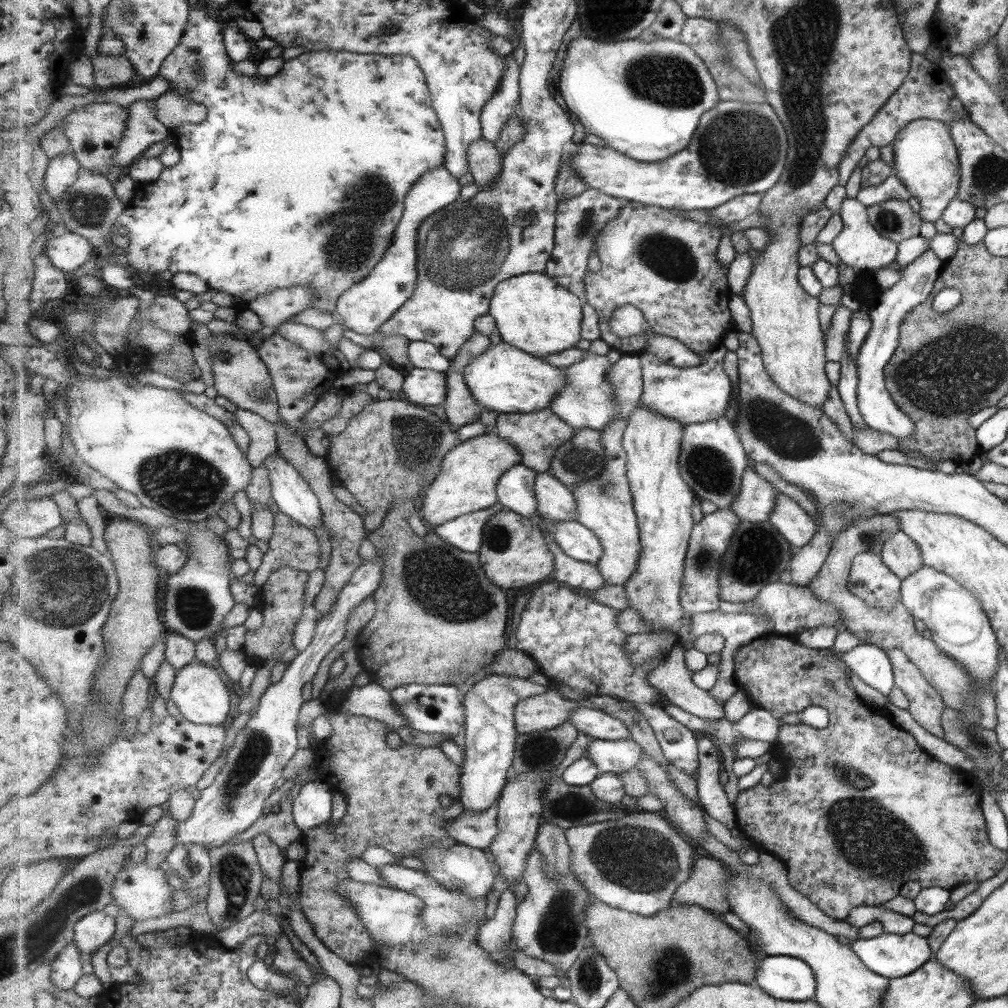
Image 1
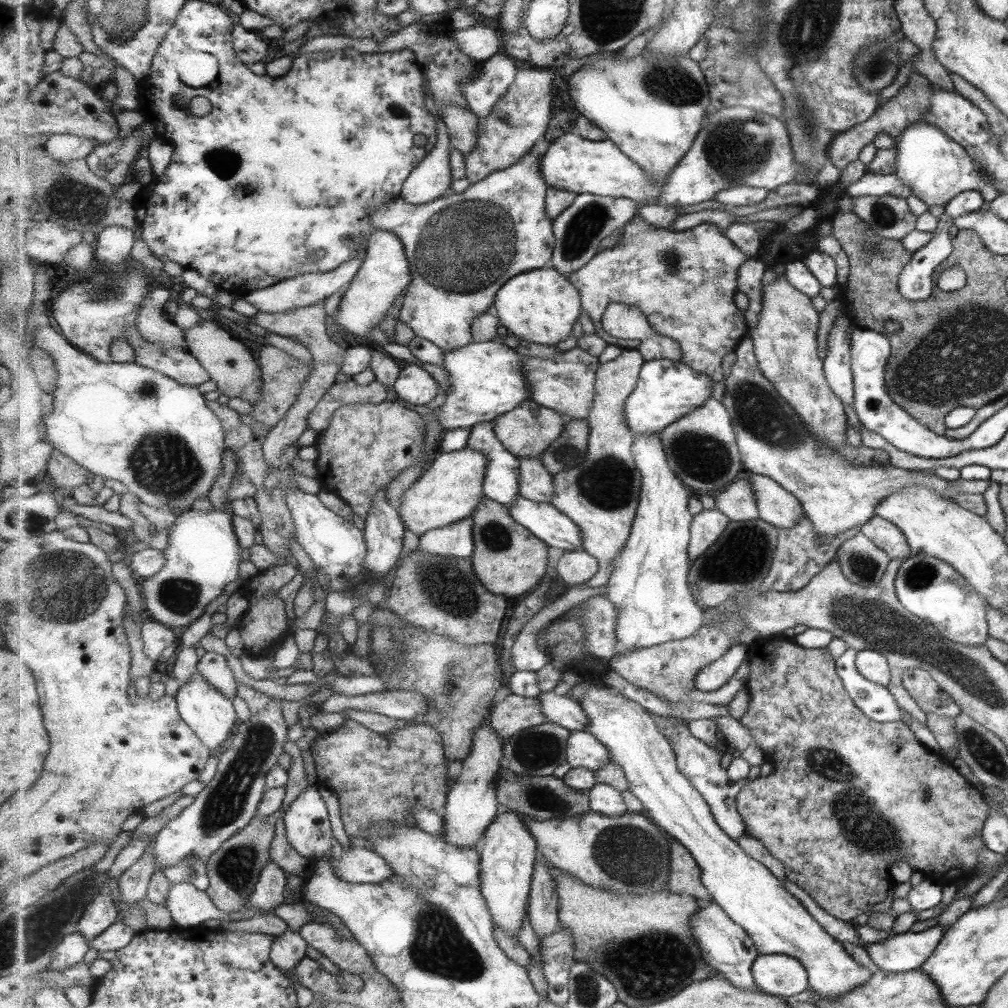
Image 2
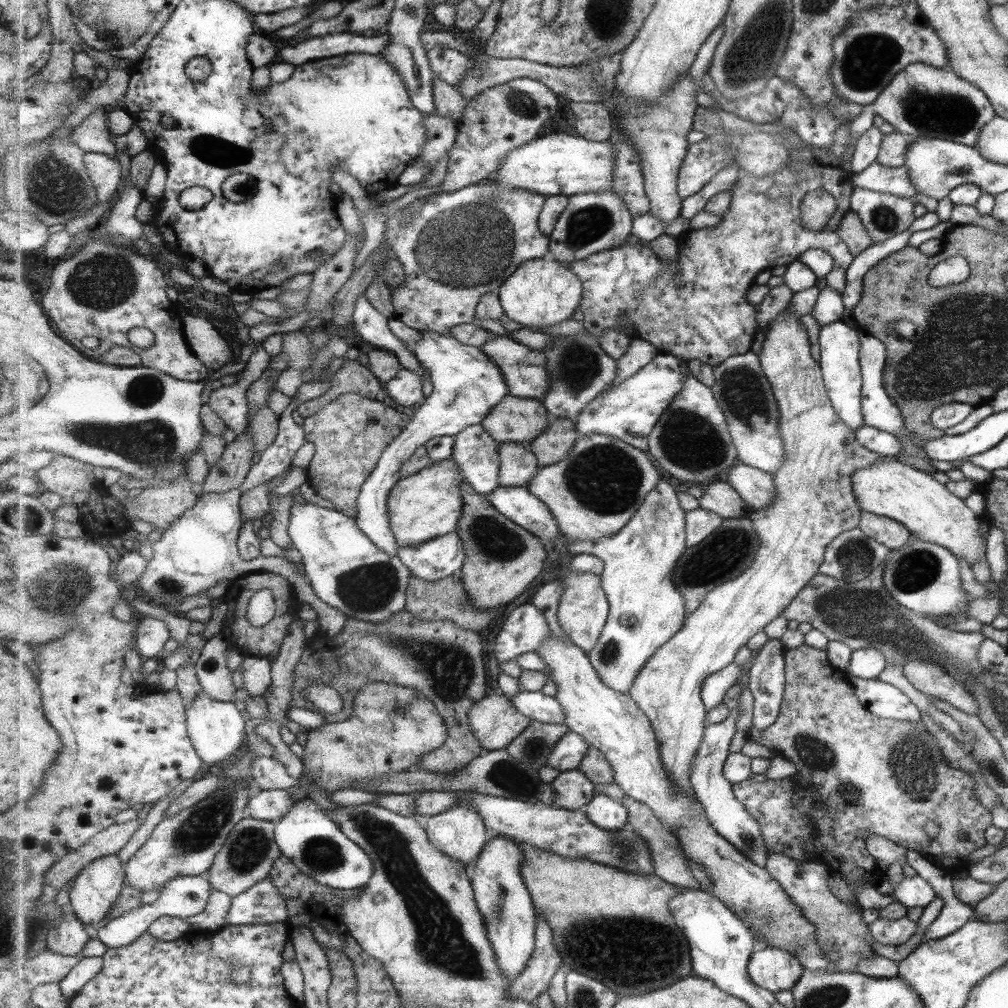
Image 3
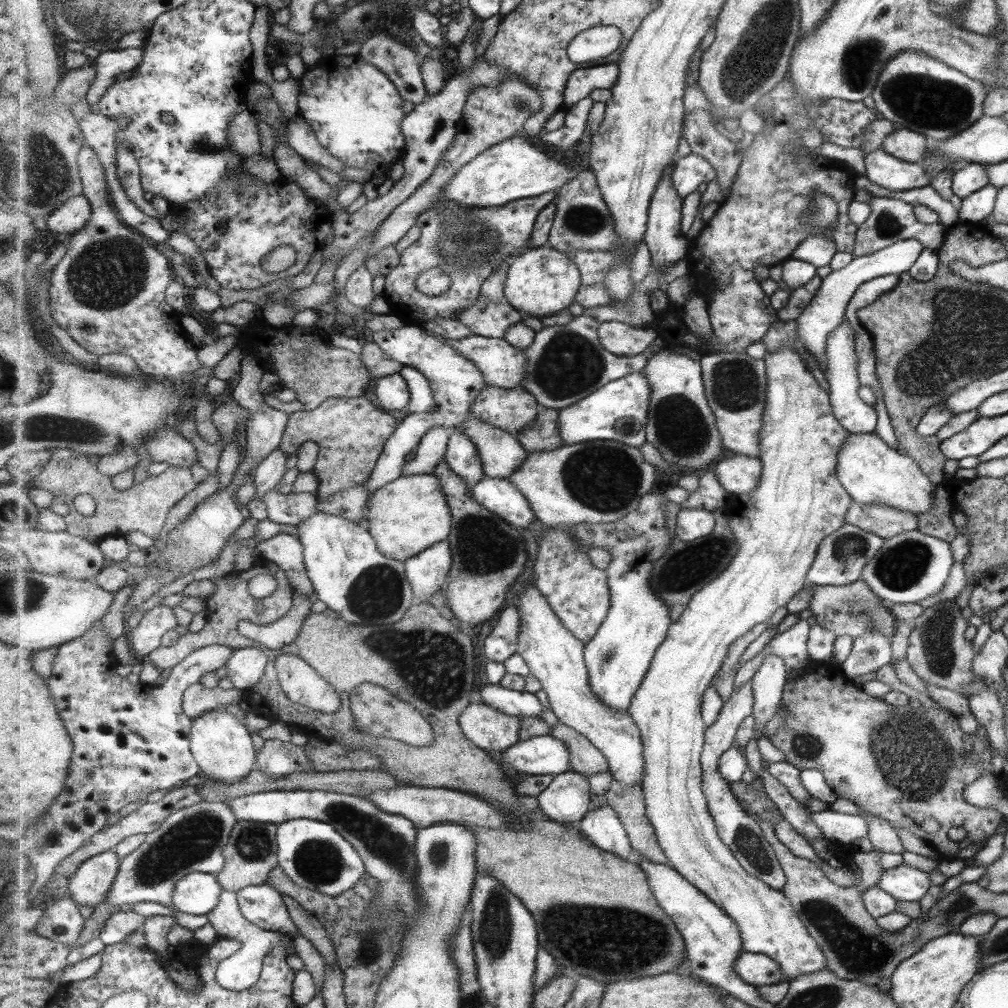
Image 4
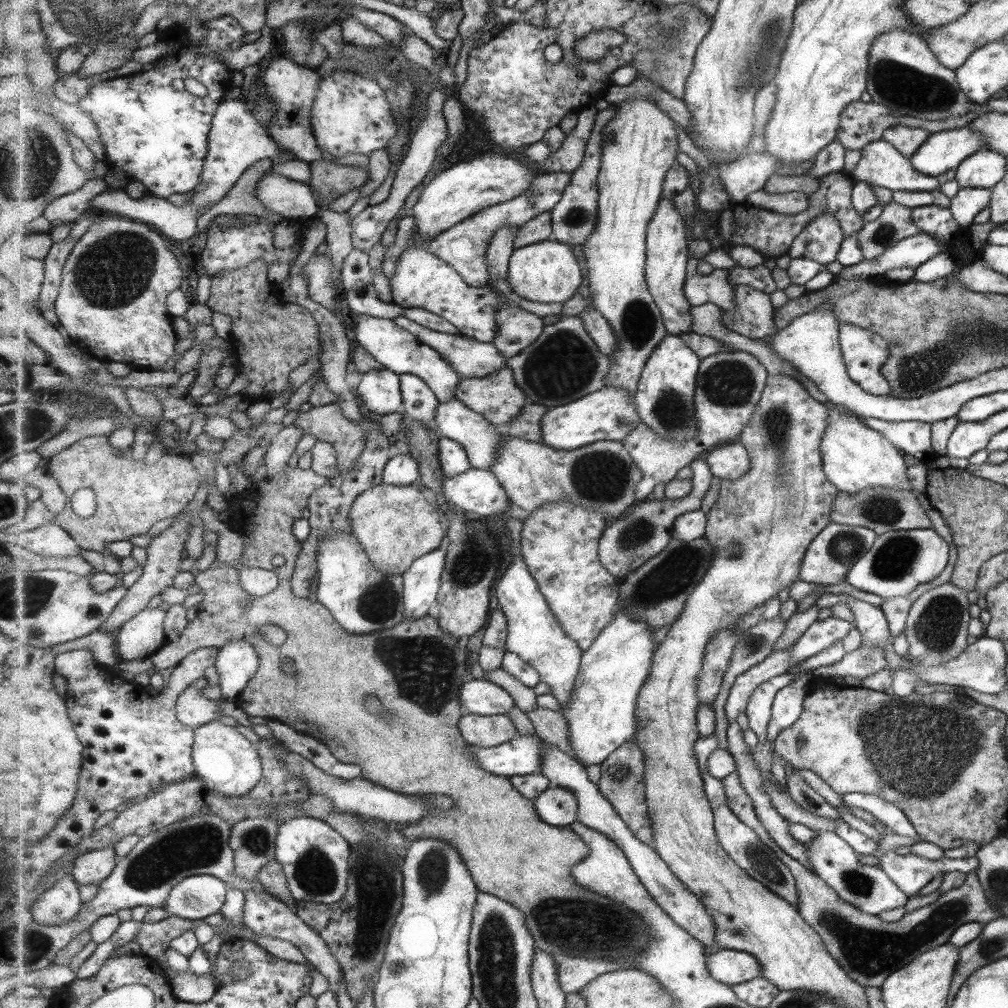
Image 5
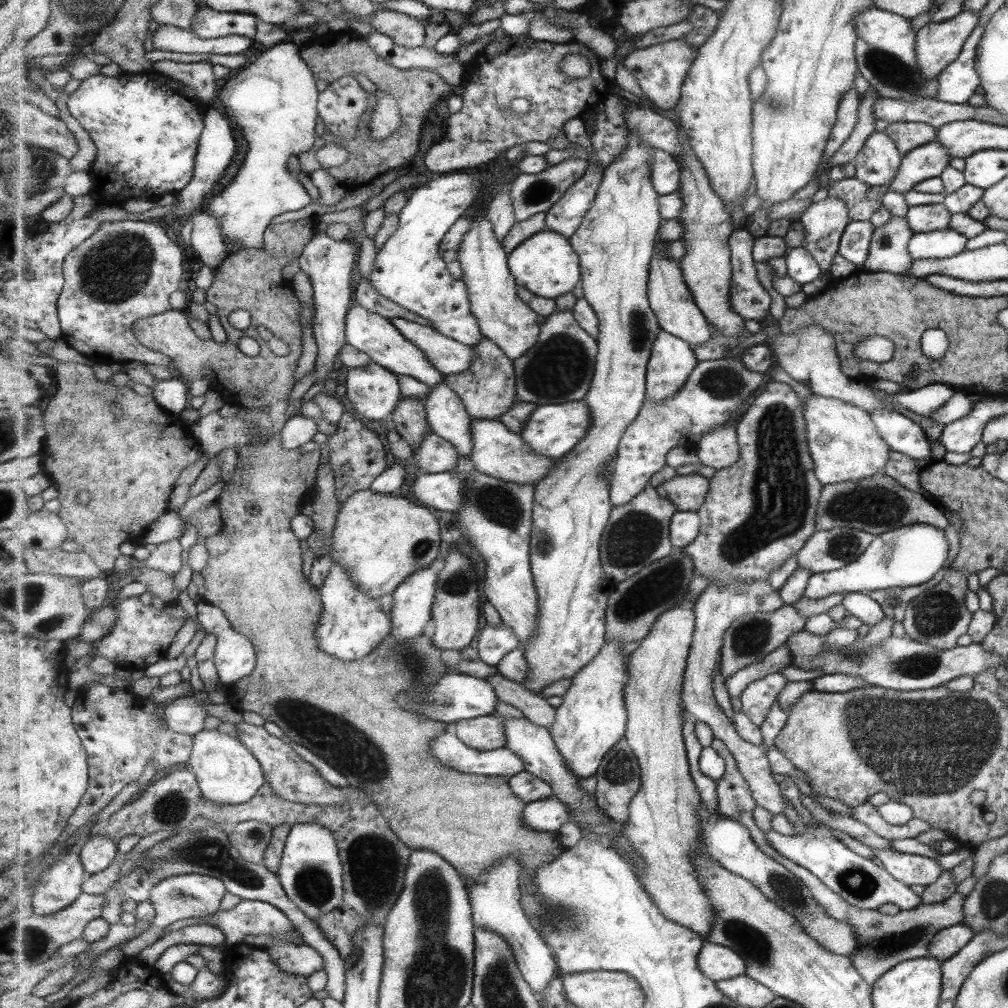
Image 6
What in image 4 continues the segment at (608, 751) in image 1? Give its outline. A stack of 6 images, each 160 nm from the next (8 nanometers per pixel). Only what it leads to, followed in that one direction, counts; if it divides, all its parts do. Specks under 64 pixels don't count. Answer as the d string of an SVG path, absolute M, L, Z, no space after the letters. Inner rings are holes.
M553 735L534 736L503 753L503 762L528 776L559 774L572 770L571 752L564 740Z

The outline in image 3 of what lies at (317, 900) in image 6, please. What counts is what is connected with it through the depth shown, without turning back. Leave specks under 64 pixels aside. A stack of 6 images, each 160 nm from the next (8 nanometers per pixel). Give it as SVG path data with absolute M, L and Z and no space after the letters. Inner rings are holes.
M313 800L299 801L293 805L291 812L283 820L276 822L276 841L282 854L290 858L300 868L301 873L314 878L318 882L317 884L347 891L365 888L374 878L375 865L370 854L354 840L351 840L351 837L347 837L342 829Z

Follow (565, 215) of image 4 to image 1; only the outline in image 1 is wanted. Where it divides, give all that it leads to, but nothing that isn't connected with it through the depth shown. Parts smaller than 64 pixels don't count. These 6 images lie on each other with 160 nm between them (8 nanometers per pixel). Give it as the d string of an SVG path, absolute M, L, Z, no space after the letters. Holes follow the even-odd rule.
M589 187L579 196L558 201L558 218L556 220L556 245L551 255L546 273L555 283L574 292L575 296L587 300L585 277L589 271L589 258L594 240L600 235L606 224L613 220L623 208L625 201L609 196L598 188Z

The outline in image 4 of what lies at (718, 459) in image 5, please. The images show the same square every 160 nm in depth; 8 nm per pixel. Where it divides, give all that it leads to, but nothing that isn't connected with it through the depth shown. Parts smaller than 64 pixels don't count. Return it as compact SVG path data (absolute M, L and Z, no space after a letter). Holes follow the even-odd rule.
M736 454L719 461L715 468L716 475L722 485L734 496L737 494L747 494L759 488L761 483L764 466L761 458L753 458L744 454Z

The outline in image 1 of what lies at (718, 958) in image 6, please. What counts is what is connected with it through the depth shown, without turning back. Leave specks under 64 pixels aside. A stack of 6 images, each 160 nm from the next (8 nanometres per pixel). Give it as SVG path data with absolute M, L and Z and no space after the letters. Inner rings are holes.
M762 955L757 983L779 1000L805 1002L814 999L818 991L814 968L792 956Z

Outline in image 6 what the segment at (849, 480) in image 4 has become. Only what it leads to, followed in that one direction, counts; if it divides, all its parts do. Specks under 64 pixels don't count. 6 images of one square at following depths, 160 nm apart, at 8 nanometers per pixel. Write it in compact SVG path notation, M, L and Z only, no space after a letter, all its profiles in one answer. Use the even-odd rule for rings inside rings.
M812 394L804 401L810 451L816 464L816 475L823 485L883 473L891 448L880 436L869 414L843 400L818 394Z

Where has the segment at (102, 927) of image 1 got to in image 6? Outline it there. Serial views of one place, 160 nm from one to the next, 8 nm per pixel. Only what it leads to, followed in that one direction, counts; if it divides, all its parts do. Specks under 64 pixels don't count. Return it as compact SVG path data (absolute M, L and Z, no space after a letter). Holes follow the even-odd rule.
M97 836L86 841L79 850L80 857L88 875L103 872L119 854L118 842L105 836Z

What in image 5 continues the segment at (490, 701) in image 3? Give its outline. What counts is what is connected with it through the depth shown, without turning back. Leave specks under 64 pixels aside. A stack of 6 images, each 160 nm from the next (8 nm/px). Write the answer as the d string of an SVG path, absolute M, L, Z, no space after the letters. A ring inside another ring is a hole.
M465 714L460 729L470 745L480 748L499 747L520 735L509 715Z

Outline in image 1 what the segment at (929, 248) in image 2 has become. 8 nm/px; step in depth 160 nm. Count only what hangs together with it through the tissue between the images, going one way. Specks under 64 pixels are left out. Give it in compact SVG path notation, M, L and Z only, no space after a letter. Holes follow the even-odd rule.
M930 250L923 251L913 259L907 267L898 271L898 278L890 288L880 290L878 303L869 312L871 328L867 337L863 339L863 345L857 353L855 360L858 383L856 386L856 406L867 428L879 432L885 432L894 436L897 440L910 437L913 425L894 404L894 399L887 392L885 385L885 366L894 357L895 349L898 348L898 335L901 321L913 308L918 307L927 296L934 291L934 282L942 271L944 261L939 260Z

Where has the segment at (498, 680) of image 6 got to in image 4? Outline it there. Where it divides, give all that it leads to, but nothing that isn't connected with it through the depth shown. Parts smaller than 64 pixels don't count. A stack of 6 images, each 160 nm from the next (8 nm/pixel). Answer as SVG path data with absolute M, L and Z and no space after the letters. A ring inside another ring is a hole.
M560 722L557 726L552 726L551 735L564 740L569 745L573 771L585 777L610 771L609 762L605 759L603 752L597 749L586 736L579 734L570 726Z

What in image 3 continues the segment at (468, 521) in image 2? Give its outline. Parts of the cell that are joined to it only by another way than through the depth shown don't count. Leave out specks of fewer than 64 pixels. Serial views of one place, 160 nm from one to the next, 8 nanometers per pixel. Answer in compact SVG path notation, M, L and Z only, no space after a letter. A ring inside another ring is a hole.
M457 531L421 544L403 547L399 559L426 581L436 581L455 574L465 565L466 544Z

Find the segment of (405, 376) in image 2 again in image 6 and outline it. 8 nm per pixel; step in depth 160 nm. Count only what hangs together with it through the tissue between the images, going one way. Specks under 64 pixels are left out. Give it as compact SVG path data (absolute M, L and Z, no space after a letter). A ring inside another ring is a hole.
M375 362L349 369L346 396L362 419L373 421L395 413L403 399L398 375Z

